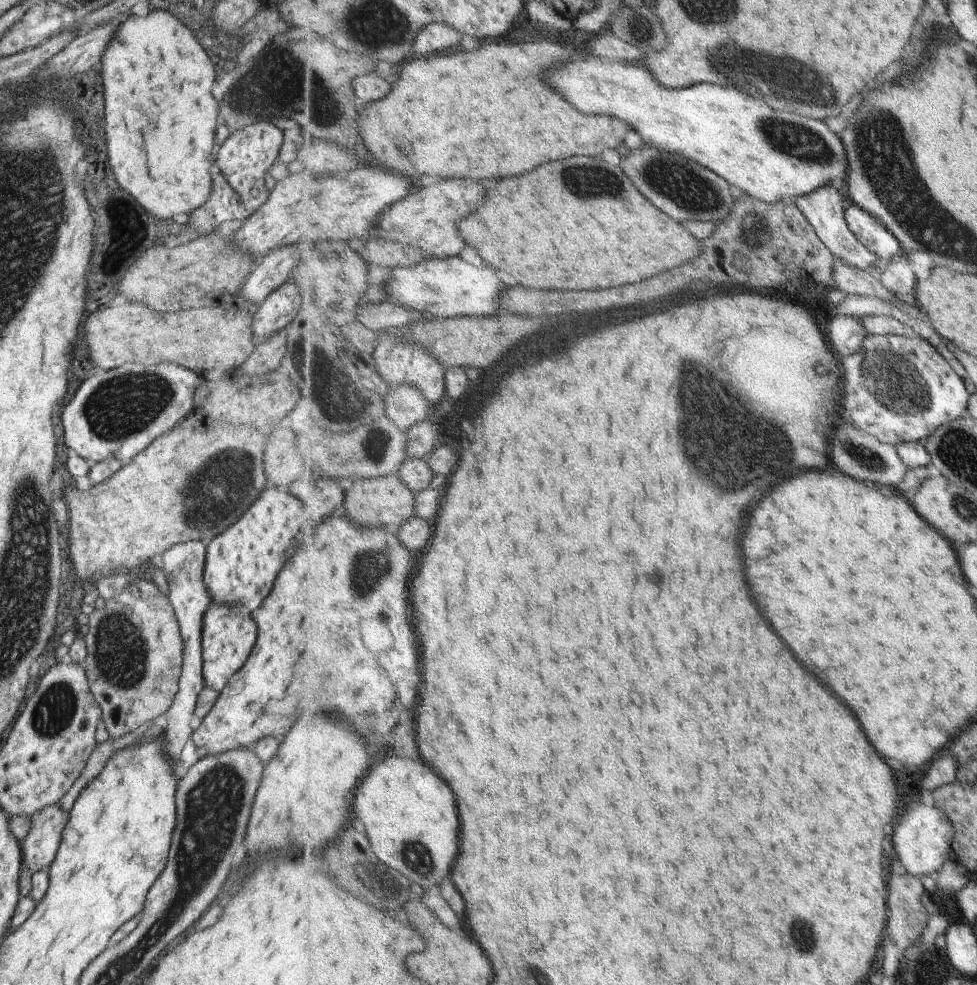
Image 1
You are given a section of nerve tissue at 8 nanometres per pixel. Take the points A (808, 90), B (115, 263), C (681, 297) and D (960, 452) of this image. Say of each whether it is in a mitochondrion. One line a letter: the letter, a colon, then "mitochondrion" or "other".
A: mitochondrion
B: other
C: other
D: mitochondrion

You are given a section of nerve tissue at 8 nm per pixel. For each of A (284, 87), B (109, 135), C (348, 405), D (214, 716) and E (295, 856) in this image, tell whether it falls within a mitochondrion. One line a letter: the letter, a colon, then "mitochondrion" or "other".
A: mitochondrion
B: other
C: mitochondrion
D: other
E: other

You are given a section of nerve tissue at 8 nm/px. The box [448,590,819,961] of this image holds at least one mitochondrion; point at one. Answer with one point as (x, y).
(804, 942)

